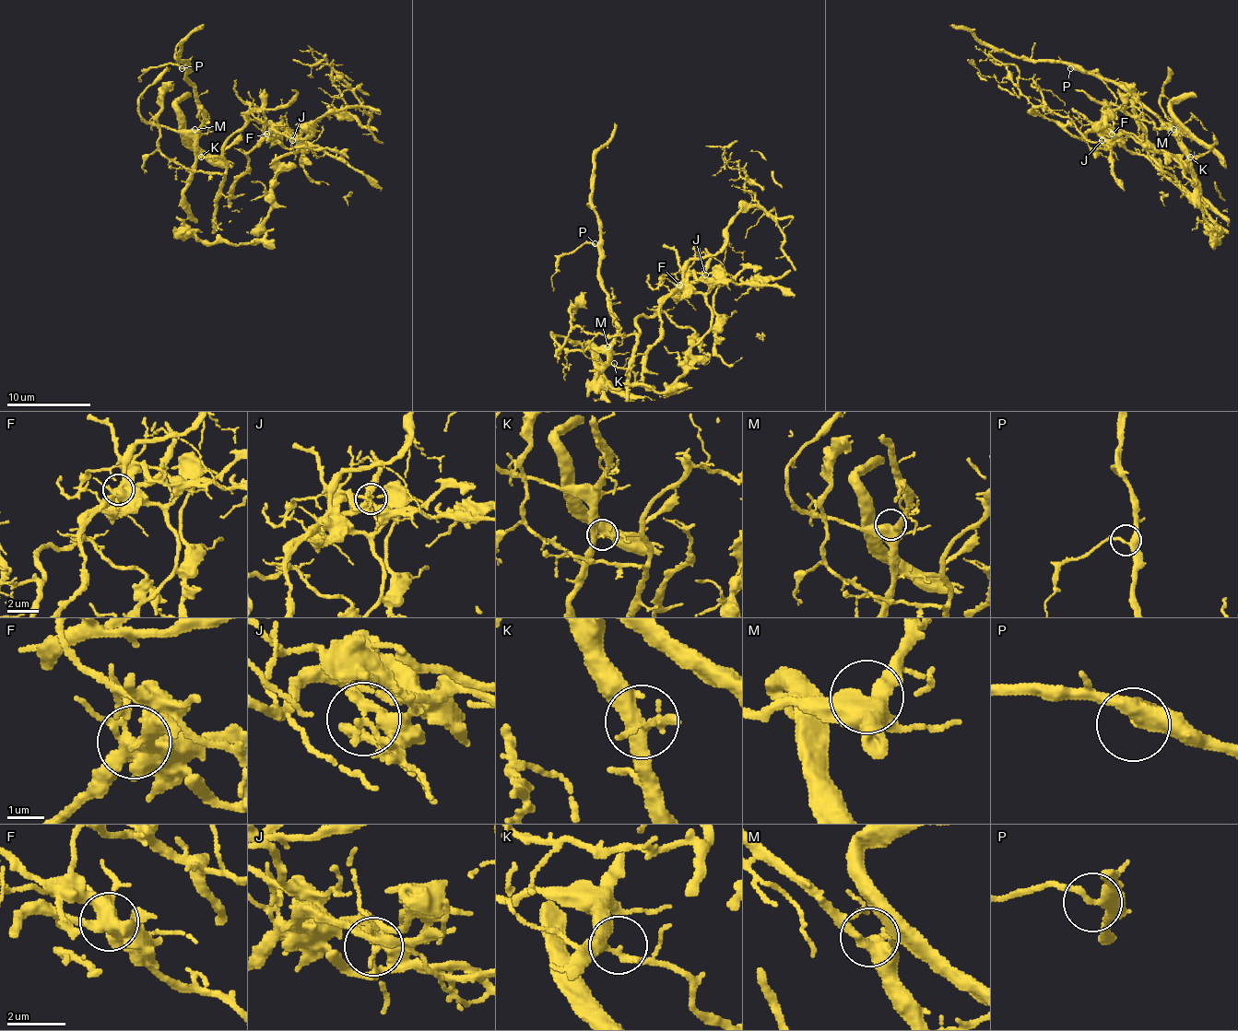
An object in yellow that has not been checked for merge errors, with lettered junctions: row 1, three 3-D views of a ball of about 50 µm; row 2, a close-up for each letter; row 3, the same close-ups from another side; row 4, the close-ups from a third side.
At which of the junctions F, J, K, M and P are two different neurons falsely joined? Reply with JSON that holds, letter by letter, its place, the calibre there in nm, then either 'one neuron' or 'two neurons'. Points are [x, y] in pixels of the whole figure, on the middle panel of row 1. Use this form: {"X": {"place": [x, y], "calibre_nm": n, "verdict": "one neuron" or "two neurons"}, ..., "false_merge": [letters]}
{"F": {"place": [679, 285], "calibre_nm": 550, "verdict": "two neurons"}, "J": {"place": [705, 275], "calibre_nm": 240, "verdict": "two neurons"}, "K": {"place": [614, 363], "calibre_nm": 240, "verdict": "one neuron"}, "M": {"place": [607, 346], "calibre_nm": 460, "verdict": "one neuron"}, "P": {"place": [595, 243], "calibre_nm": 280, "verdict": "one neuron"}, "false_merge": ["F", "J"]}

